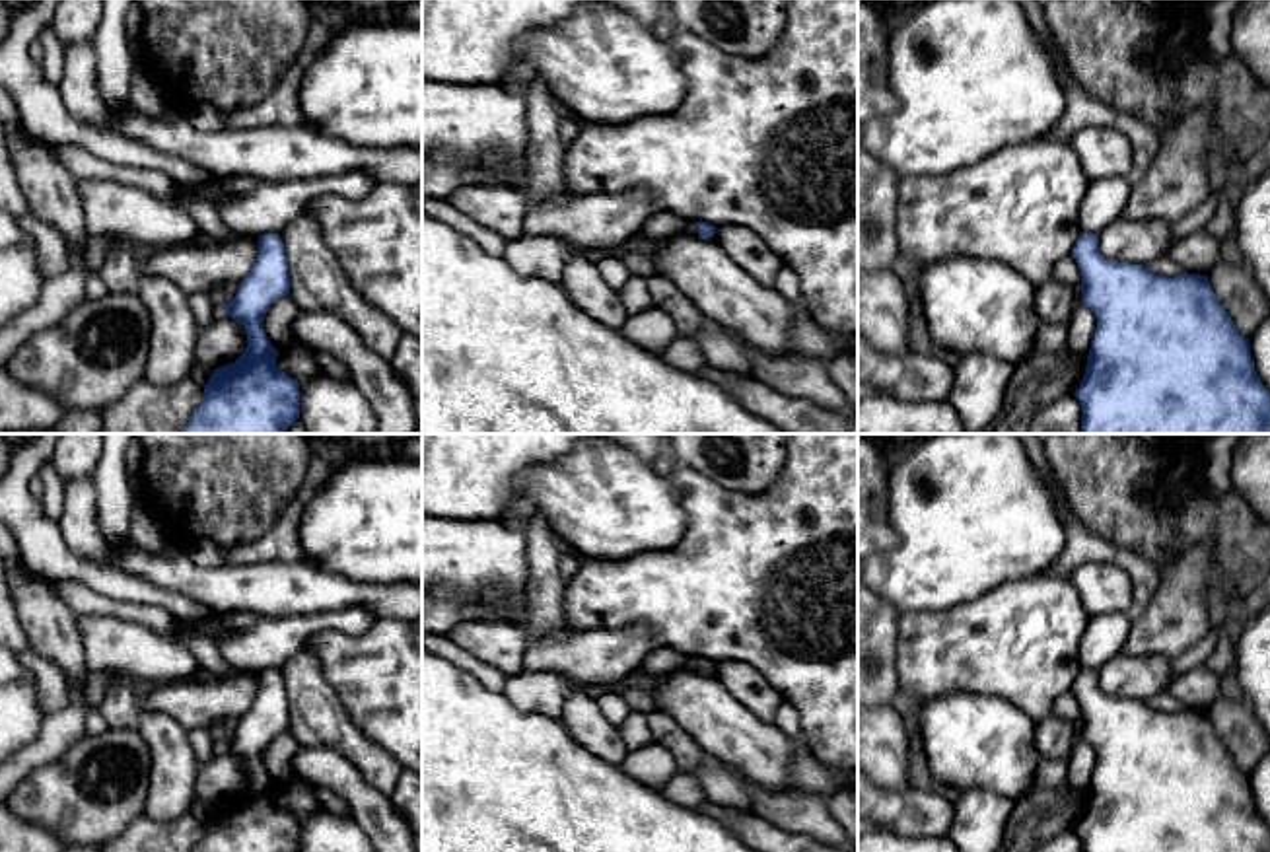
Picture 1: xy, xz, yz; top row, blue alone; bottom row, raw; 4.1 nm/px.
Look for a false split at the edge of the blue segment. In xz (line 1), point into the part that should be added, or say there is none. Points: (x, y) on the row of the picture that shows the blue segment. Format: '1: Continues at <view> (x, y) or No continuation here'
1: No continuation here

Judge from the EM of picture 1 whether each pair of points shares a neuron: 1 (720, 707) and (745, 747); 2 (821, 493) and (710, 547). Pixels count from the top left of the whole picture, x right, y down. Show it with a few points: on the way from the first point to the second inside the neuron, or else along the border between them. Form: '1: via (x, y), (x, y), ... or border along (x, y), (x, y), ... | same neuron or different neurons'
1: via (720, 716), (738, 738) | same neuron
2: via (794, 512), (759, 547), (738, 547) | same neuron

